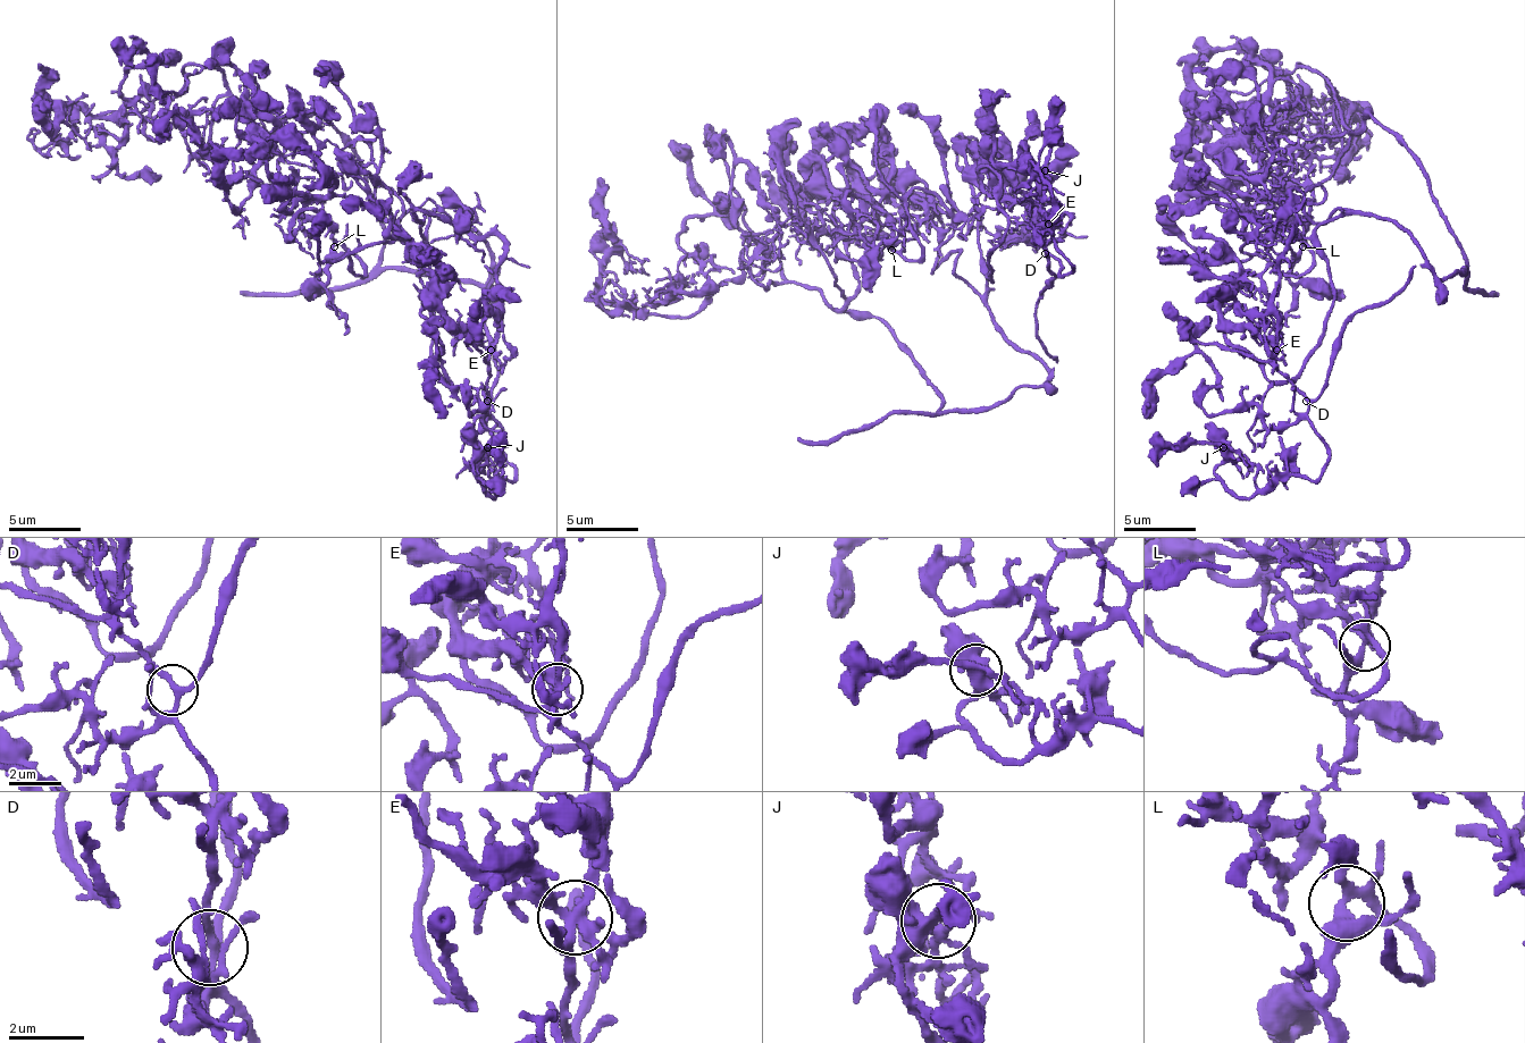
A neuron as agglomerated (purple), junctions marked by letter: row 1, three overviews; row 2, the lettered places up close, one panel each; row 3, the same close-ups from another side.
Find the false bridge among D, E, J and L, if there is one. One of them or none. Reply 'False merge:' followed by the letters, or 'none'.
False merge: none

